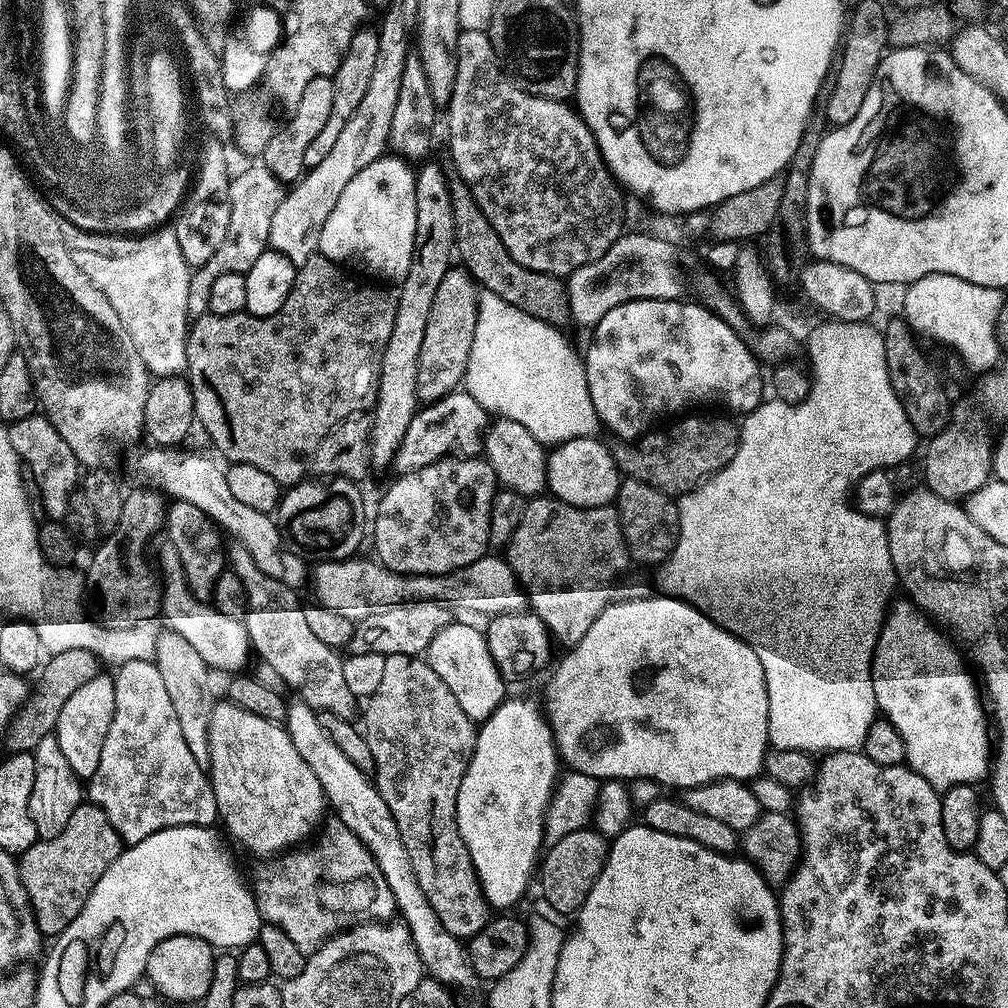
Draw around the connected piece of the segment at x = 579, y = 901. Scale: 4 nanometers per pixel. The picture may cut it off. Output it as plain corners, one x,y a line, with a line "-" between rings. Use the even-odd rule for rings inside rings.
592,826
574,830
557,844
551,845
543,853
542,871
538,876
538,884
540,880
545,898
560,912
575,913
579,910
588,901
598,874
602,874
604,870
609,847
605,833

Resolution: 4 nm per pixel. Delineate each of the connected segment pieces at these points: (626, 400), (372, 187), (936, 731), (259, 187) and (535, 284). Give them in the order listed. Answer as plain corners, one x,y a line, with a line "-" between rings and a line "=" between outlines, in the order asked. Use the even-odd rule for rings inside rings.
683,299
631,300
622,306
614,306
614,310
591,329
592,341
588,344
588,353
585,351
582,356
588,393
601,425
620,436
616,438
621,441
631,442
645,435
655,425
652,424
655,420
695,404
704,404
707,400
717,400
739,414
747,414
765,399
766,384
760,381
761,365
732,333
735,332
733,327
703,303
684,303
=
385,154
370,162
350,182
346,182
346,190
342,190
342,198
334,202
334,210
330,210
330,218
320,231
319,255
334,260
341,265
353,264
380,280
399,282
406,278
410,270
410,262
414,254
414,230
416,229
416,173
407,159
395,154
=
897,599
885,616
884,628
876,643
876,653
872,656
876,707
882,713
883,719
889,720
902,734
906,746
904,758
907,767
922,774
937,790
953,788
959,784
979,785
980,779
983,776
985,779
990,772
990,720
982,703
981,689
961,649
911,599
903,599
=
257,164
256,167
238,175
235,173
229,179
228,197
231,201
233,215
238,218
244,216
246,220
238,221
237,219
230,223
231,235
233,237
236,235
239,238
228,252
226,250
219,255
218,260
224,263
221,265
227,271
245,273
263,252
267,251
270,223
272,223
274,212
283,202
285,195
285,185
262,164
=
453,183
450,189
452,217
456,231
454,252
468,275
484,292
498,294
498,298
502,298
502,302
510,302
510,306
514,306
534,318
544,320
547,324
564,326
565,323
567,325
570,317
565,285
555,276
547,276
544,272
535,272
514,262
514,258
510,258
510,250
506,250
506,246
502,246
496,232
486,217
480,213
480,208
477,207
463,183

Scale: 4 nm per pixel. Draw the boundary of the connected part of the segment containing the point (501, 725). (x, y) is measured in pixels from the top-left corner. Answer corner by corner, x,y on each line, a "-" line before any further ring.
512,696
501,702
488,719
479,725
476,745
458,790
456,825
470,862
476,869
480,889
484,891
484,897
493,909
511,909
508,907
518,903
527,894
528,883
531,880
533,883
537,875
538,861
546,844
544,817
548,814
548,803
556,791
561,772
562,757
558,751
558,741
549,717
542,711
541,705
539,708
532,700

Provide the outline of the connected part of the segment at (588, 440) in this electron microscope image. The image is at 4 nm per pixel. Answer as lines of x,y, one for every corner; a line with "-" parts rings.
593,436
568,439
547,453
545,483
556,499
579,508
604,508
615,503
622,473
616,464
615,453
599,440

